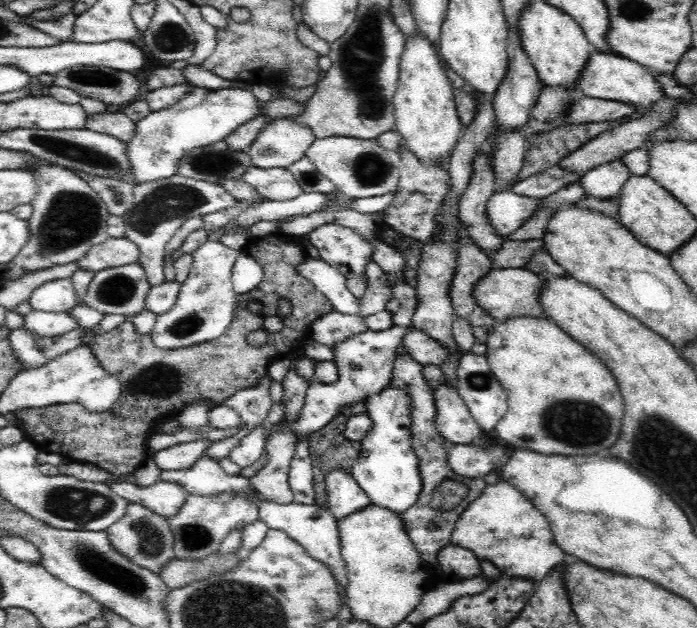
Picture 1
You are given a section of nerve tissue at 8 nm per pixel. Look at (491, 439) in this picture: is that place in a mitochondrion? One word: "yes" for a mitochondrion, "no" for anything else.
no

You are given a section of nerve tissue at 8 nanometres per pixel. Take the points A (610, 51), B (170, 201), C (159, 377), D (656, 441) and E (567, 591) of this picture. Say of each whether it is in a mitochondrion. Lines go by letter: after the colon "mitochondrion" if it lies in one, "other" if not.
A: other
B: mitochondrion
C: mitochondrion
D: mitochondrion
E: other

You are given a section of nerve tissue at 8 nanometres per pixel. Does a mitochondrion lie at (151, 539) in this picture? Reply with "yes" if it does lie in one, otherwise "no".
yes

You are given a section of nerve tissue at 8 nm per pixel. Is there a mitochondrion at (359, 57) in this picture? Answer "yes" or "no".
yes

